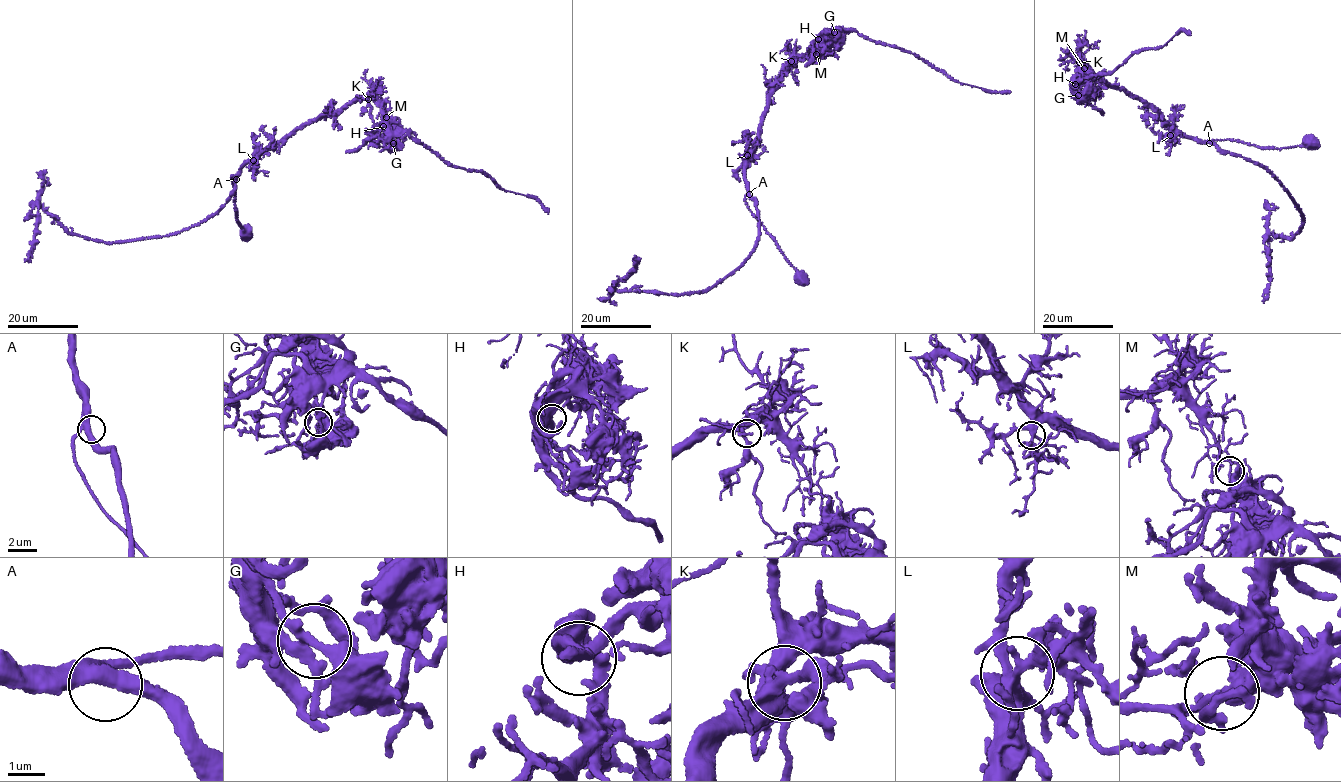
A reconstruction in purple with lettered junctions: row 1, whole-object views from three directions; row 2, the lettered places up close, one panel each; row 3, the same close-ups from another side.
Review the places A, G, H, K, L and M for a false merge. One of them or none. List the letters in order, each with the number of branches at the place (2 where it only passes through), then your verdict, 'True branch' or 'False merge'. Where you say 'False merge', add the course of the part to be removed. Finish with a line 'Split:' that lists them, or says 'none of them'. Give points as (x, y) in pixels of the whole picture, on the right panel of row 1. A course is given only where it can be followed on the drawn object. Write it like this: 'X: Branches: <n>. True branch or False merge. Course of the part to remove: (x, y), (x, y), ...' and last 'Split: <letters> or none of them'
A: Branches: 3. True branch
G: Branches: 3. True branch
H: Branches: 3. True branch
K: Branches: 3. True branch
L: Branches: 4. True branch
M: Branches: 3. False merge. Course of the part to remove: (1084, 69), (1084, 73), (1071, 80), (1110, 72), (1135, 52), (1163, 46), (1181, 29), (1191, 34)
Split: M

